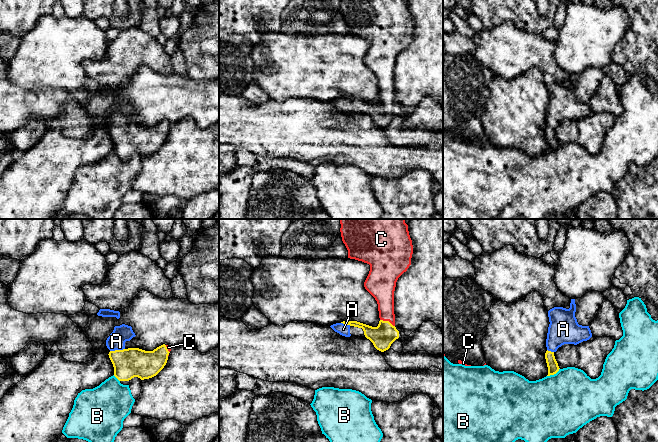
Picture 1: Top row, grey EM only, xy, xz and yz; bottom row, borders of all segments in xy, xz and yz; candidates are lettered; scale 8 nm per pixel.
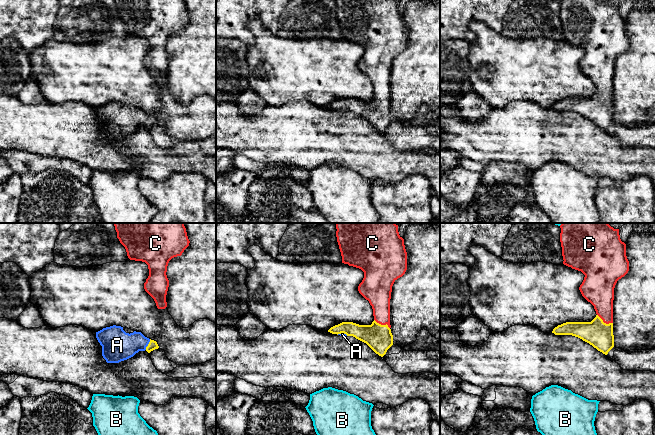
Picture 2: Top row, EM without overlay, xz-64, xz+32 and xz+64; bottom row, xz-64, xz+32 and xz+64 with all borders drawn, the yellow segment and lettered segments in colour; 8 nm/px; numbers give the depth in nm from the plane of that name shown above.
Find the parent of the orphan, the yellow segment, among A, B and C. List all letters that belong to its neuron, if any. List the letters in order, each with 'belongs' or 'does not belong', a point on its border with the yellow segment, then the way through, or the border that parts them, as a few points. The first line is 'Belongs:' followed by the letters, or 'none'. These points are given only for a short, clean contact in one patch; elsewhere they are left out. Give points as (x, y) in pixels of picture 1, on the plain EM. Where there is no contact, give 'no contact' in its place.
Belongs: A, C
A: belongs | xy (117, 126)
B: does not belong | yz (553, 150) | along yz (559, 144), (555, 149), (547, 152)
C: belongs | xz (387, 97) | across xz (382, 112), (386, 108), (387, 97), (383, 67)

